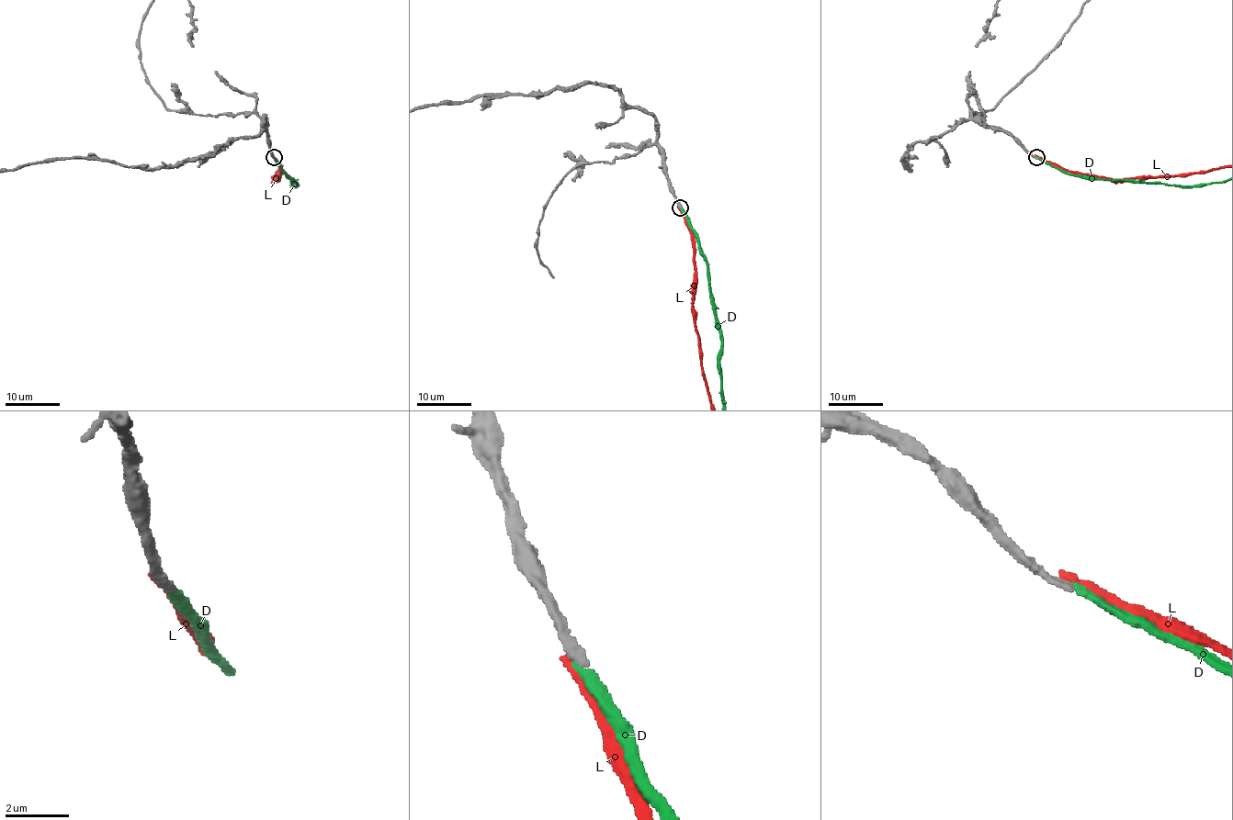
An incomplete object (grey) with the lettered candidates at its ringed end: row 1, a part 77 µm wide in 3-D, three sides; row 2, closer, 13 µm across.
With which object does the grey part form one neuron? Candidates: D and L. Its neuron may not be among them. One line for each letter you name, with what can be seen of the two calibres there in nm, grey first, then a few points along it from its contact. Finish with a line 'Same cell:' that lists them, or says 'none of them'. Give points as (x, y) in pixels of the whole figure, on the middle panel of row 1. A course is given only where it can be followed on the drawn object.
D: 280/280 nm
Same cell: D

